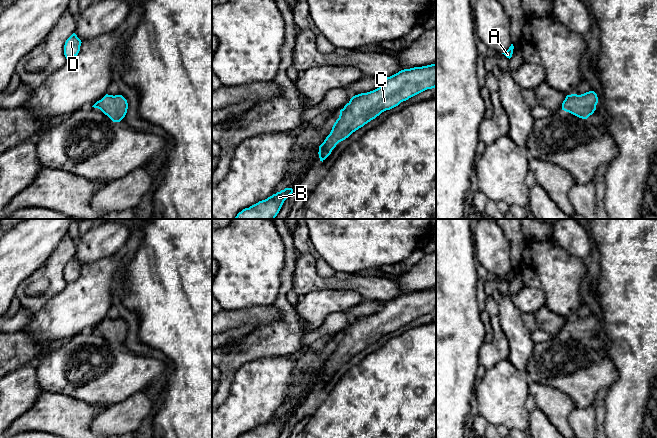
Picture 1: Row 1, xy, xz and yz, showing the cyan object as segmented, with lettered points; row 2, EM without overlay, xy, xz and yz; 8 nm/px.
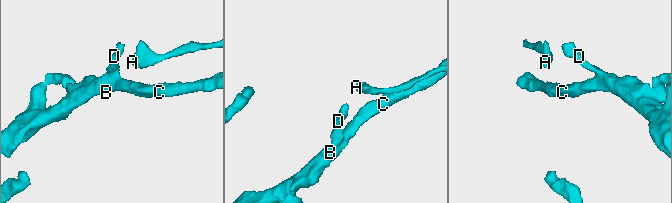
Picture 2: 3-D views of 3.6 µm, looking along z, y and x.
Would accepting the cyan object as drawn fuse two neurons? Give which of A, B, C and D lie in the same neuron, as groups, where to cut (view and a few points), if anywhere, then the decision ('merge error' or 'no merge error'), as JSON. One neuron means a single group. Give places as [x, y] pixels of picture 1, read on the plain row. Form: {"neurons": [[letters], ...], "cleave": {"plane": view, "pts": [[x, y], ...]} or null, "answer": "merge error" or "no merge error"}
{"neurons": [["A", "B", "C", "D"]], "cleave": null, "answer": "no merge error"}

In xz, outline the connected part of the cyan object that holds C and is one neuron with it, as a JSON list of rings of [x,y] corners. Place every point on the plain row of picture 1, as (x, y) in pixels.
[[[436,288],[422,291],[404,293],[387,301],[382,309],[370,316],[353,320],[350,325],[340,334],[339,342],[334,347],[330,358],[319,370],[320,385],[324,385],[336,371],[336,369],[348,362],[353,356],[363,351],[379,340],[382,336],[398,330],[401,326],[427,314],[436,311]]]

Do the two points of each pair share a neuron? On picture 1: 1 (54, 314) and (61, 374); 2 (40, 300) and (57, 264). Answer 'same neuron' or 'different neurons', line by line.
1: different neurons
2: same neuron

